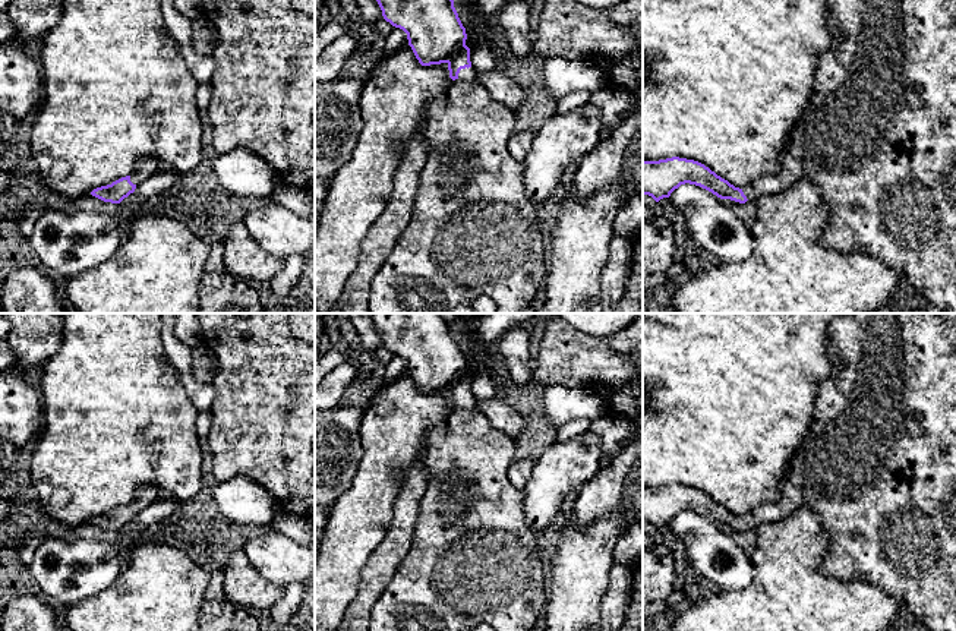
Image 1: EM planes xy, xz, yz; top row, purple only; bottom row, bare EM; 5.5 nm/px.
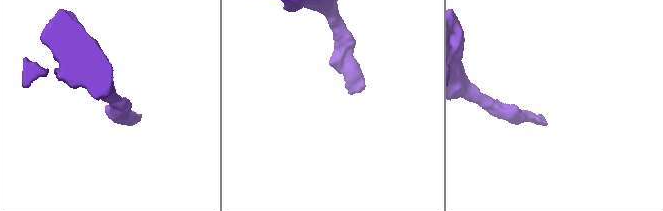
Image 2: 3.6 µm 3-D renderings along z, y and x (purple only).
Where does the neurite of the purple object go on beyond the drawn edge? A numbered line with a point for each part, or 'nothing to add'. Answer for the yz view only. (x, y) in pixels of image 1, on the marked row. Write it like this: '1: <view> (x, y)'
1: yz (879, 135)

